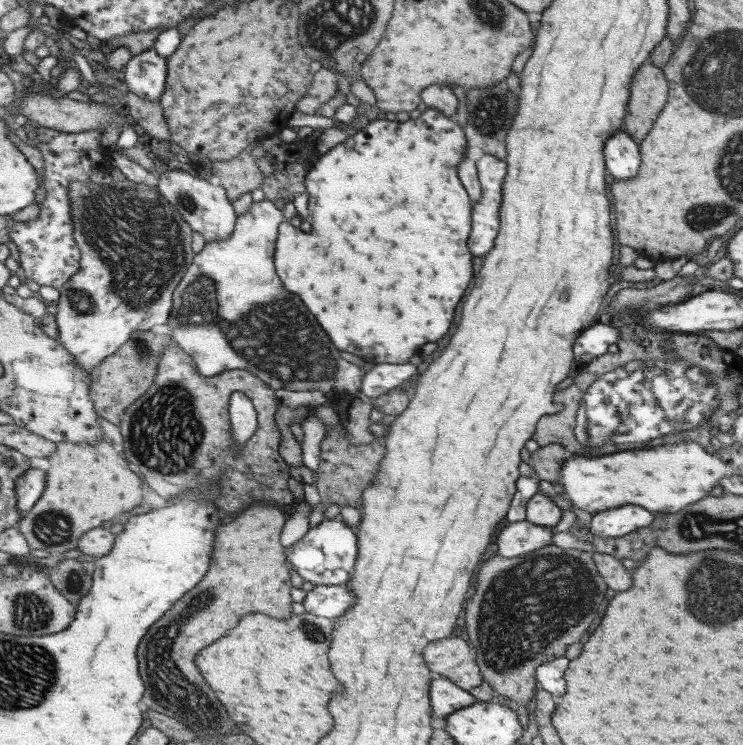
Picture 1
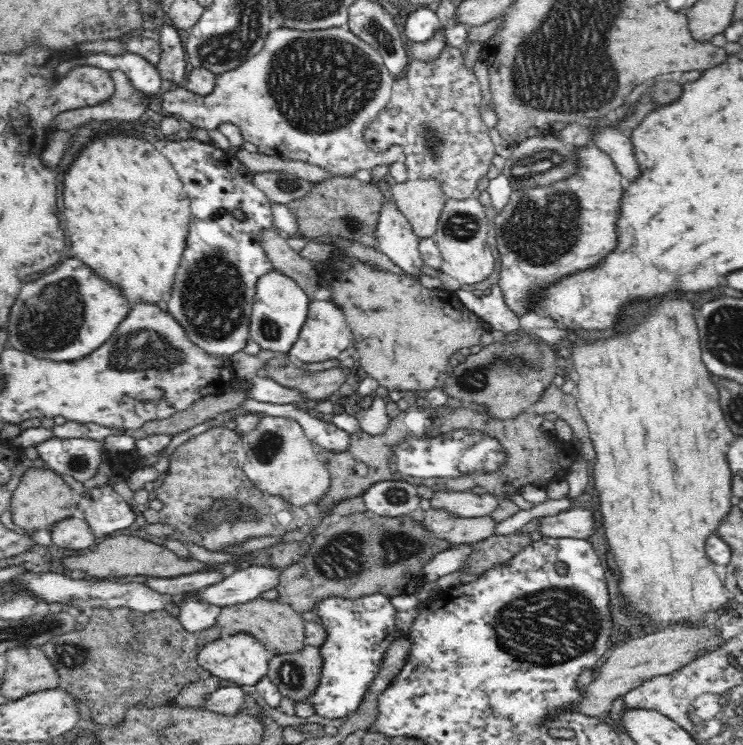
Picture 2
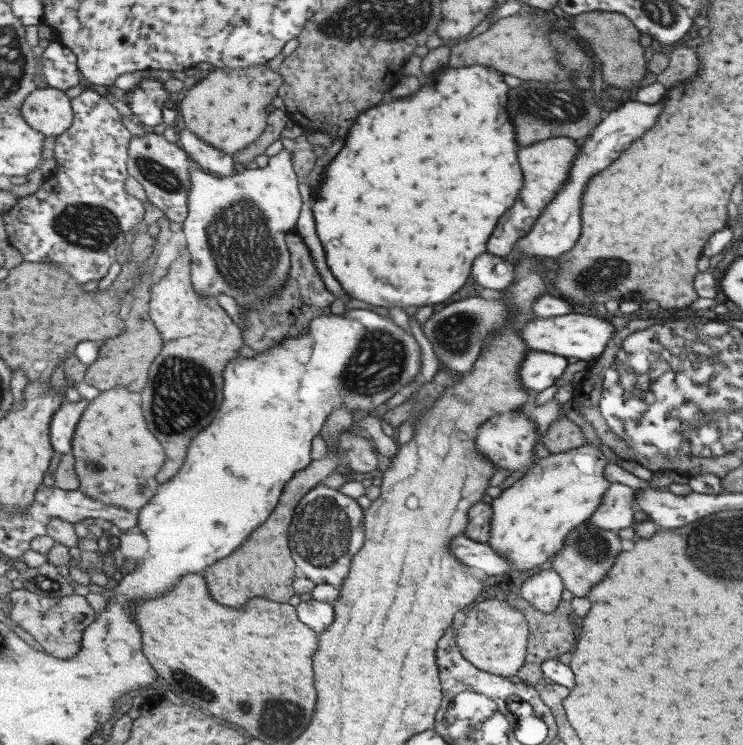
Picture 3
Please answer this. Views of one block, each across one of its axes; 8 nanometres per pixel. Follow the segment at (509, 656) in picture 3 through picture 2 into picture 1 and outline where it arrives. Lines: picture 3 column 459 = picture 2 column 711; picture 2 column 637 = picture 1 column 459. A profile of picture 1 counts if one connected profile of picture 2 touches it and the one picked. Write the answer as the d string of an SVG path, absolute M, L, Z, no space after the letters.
M459 637L432 642L425 652L425 662L438 676L449 678L453 684L469 691L477 689L484 680L480 663L469 641Z

